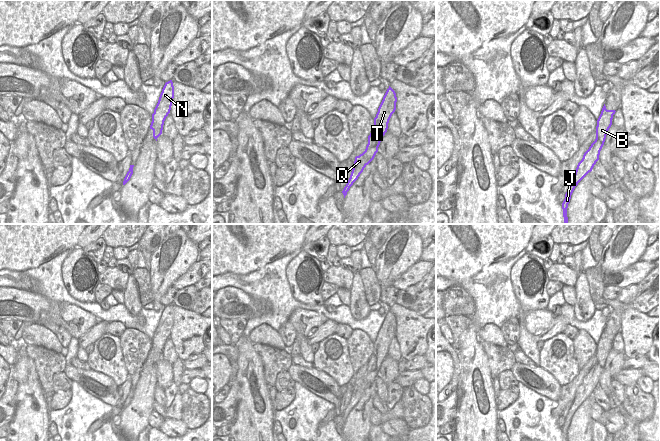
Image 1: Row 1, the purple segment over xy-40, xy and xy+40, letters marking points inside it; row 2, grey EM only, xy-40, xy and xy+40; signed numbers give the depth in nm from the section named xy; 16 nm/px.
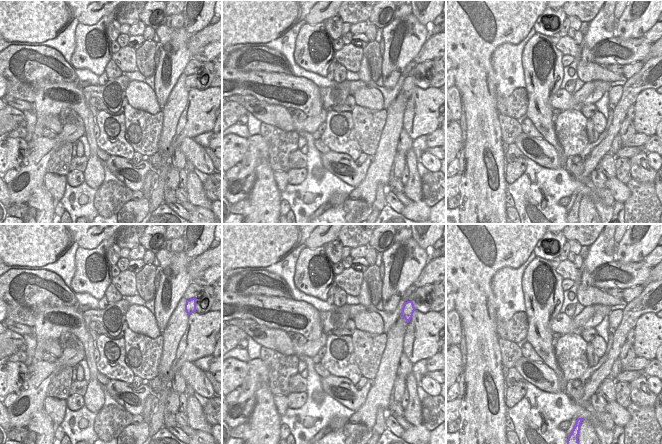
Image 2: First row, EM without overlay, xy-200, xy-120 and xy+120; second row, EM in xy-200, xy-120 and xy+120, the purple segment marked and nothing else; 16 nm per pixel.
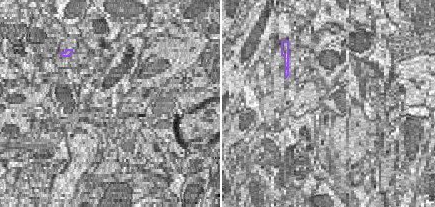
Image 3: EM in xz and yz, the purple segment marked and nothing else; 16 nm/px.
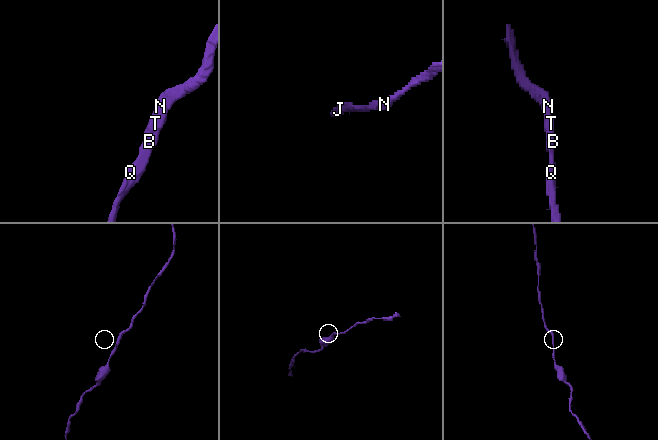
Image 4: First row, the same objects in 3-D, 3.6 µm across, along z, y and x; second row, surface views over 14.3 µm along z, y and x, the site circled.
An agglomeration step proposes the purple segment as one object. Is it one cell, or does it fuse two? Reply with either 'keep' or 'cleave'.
keep

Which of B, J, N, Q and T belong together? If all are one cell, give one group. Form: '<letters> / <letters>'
B J N Q T

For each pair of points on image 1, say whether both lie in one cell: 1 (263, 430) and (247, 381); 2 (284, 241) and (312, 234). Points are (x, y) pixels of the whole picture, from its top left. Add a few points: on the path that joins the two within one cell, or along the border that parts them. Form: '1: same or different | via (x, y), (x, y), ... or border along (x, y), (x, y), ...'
1: same | via (254, 418), (253, 397), (251, 393)
2: different | border along (306, 234), (303, 243)

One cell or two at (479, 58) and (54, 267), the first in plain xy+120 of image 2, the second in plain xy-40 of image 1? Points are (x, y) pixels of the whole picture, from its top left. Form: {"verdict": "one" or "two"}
{"verdict": "two"}

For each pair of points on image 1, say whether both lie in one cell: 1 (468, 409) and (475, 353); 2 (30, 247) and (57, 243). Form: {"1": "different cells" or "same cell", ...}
{"1": "same cell", "2": "same cell"}

